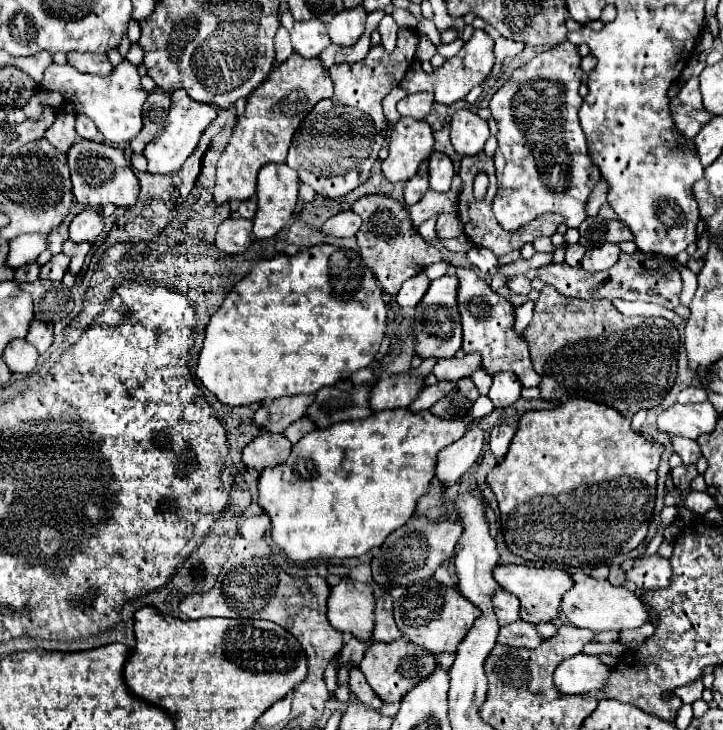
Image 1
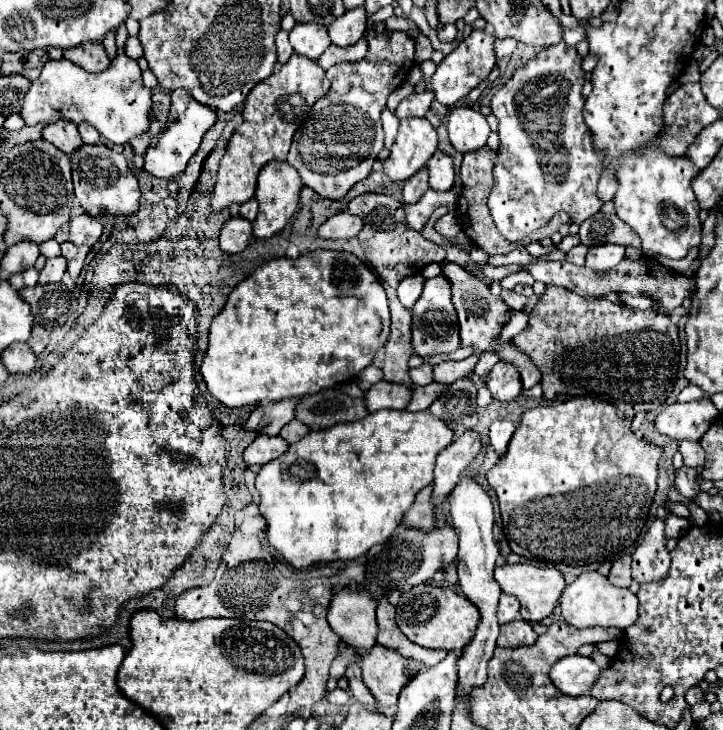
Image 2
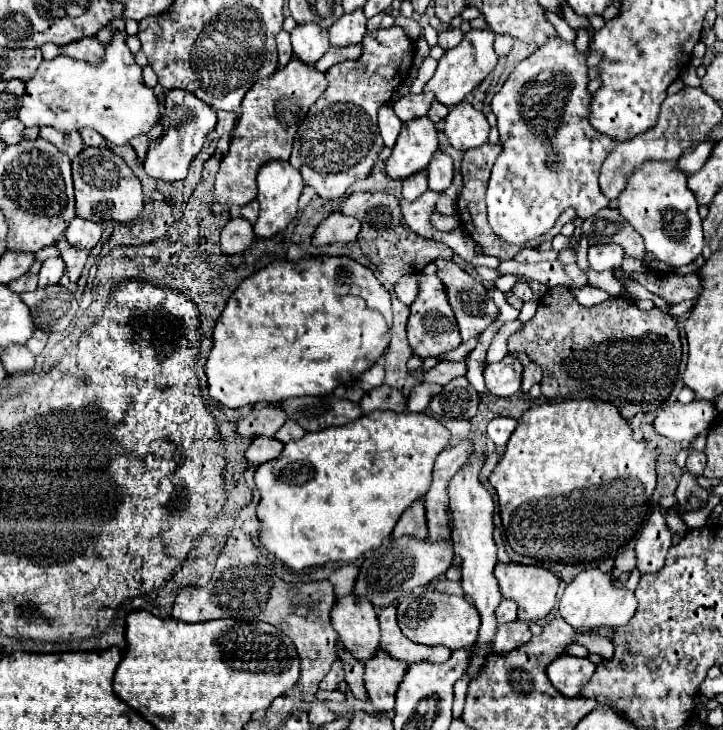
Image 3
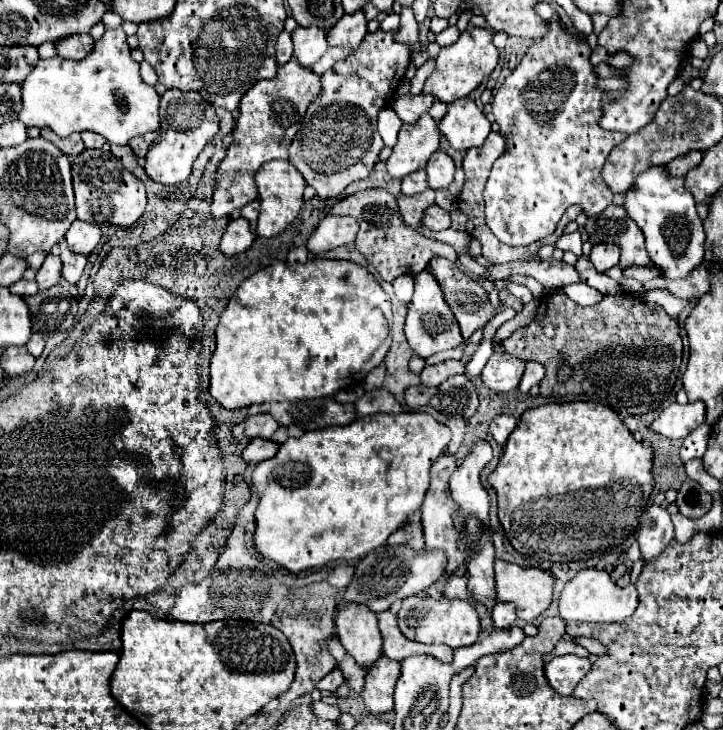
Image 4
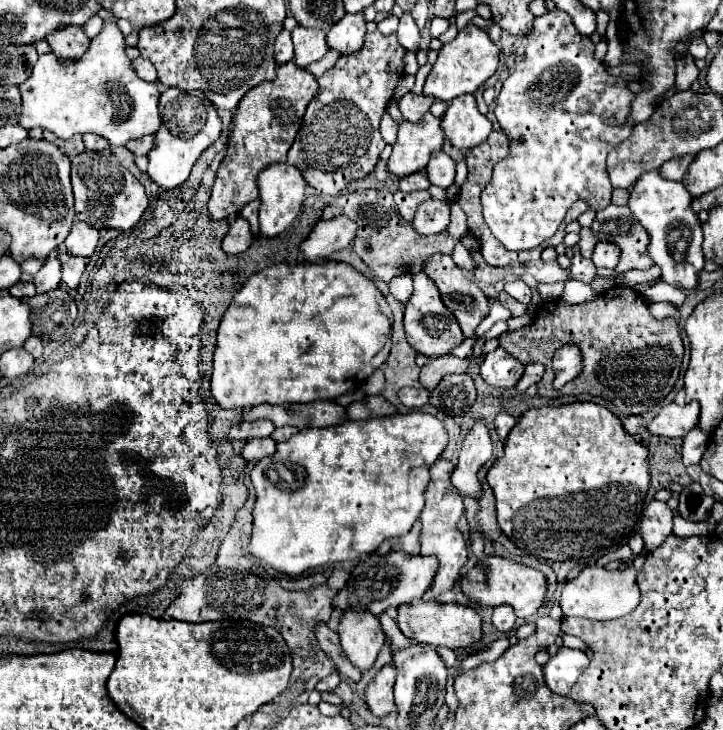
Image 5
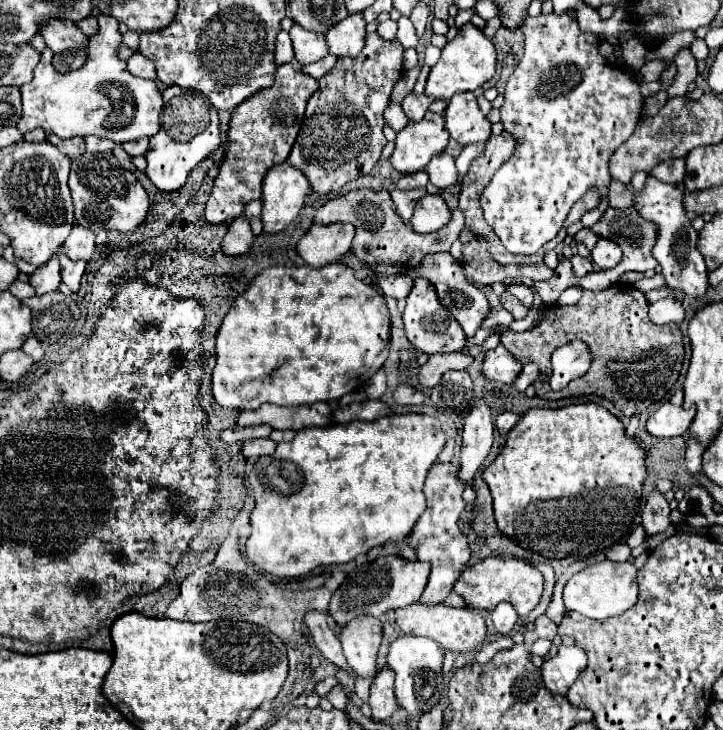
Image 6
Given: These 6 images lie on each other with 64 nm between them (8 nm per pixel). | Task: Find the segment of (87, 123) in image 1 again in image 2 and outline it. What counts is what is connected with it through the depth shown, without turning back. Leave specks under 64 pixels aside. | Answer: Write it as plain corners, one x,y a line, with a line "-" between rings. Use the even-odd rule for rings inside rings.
80,124
78,132
80,132
84,144
96,144
100,140
100,134
96,128
92,128
92,124

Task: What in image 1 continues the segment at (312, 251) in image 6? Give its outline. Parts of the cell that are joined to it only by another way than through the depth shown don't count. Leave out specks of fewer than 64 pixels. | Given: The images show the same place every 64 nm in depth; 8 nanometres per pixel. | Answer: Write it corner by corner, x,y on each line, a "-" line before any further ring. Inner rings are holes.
348,210
348,212
340,212
332,218
328,218
322,226
322,232
328,236
336,236
336,238
352,238
358,232
360,224
362,224
360,216
356,216
352,210

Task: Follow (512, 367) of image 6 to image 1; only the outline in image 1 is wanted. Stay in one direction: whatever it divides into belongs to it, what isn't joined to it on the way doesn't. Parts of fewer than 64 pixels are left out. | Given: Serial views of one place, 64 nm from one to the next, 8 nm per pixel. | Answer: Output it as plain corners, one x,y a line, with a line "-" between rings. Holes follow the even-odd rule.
500,372
492,378
492,388
490,388
490,400
494,408
508,408
520,398
522,384
518,382
516,374
512,372

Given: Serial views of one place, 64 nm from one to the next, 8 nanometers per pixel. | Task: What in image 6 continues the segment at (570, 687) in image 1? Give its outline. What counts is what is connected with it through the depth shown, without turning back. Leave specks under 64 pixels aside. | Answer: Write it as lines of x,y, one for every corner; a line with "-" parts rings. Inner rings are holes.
558,646
558,654
542,664
542,678
552,694
566,696
578,674
586,668
586,652
578,646

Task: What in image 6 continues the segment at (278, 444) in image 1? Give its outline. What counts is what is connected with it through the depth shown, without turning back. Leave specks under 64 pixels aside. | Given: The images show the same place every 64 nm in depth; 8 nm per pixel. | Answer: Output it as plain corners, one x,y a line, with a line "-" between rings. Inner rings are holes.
258,438
258,440
248,440
242,446
242,454
244,458
260,458
260,456
270,456
276,450
276,442
272,442
270,438

